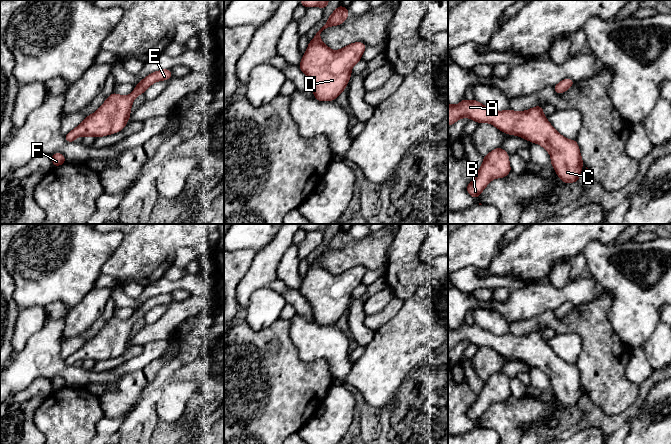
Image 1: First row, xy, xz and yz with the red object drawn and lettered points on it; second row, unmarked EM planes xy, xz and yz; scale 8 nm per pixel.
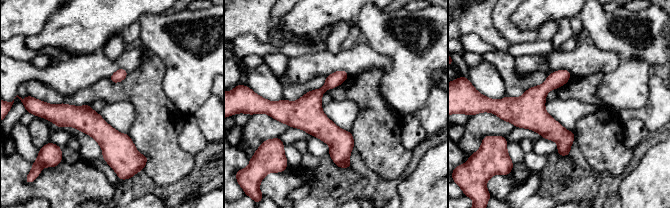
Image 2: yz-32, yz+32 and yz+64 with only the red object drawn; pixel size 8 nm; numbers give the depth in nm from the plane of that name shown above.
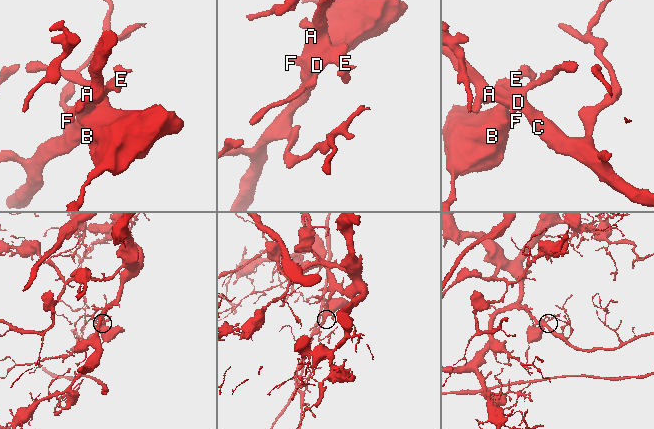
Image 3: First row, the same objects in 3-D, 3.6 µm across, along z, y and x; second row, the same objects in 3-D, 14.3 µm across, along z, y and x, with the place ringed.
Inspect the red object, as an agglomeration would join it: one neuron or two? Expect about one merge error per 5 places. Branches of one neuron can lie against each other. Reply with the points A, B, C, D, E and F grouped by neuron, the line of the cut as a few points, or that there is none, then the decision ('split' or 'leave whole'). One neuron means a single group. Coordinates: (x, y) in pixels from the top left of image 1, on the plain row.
groups A B C D E F; cut none; leave whole

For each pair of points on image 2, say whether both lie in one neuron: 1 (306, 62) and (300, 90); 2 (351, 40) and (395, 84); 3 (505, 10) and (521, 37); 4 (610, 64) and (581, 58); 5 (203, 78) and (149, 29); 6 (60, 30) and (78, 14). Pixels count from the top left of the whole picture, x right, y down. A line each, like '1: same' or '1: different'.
1: different
2: different
3: same
4: same
5: same
6: same

